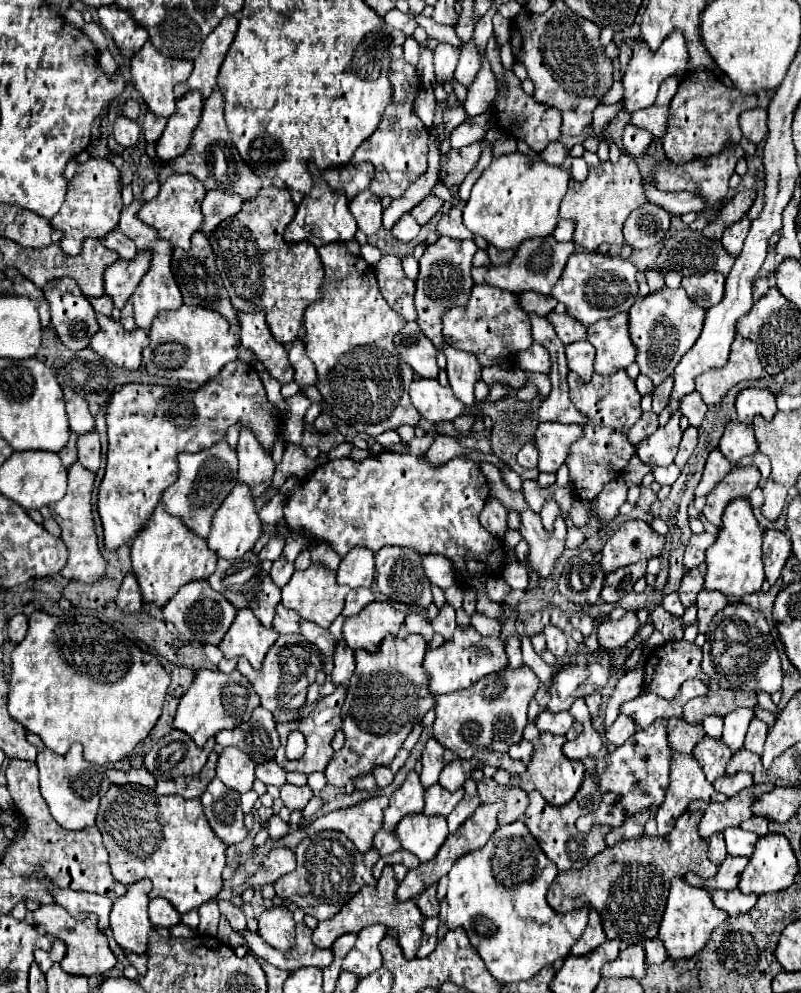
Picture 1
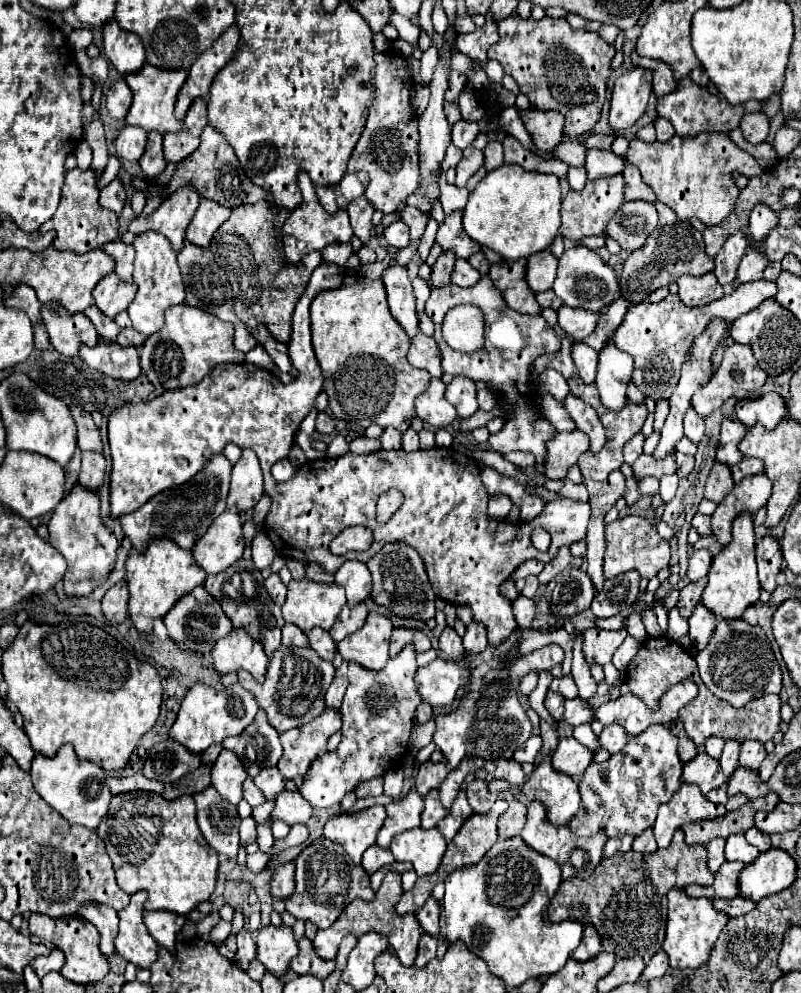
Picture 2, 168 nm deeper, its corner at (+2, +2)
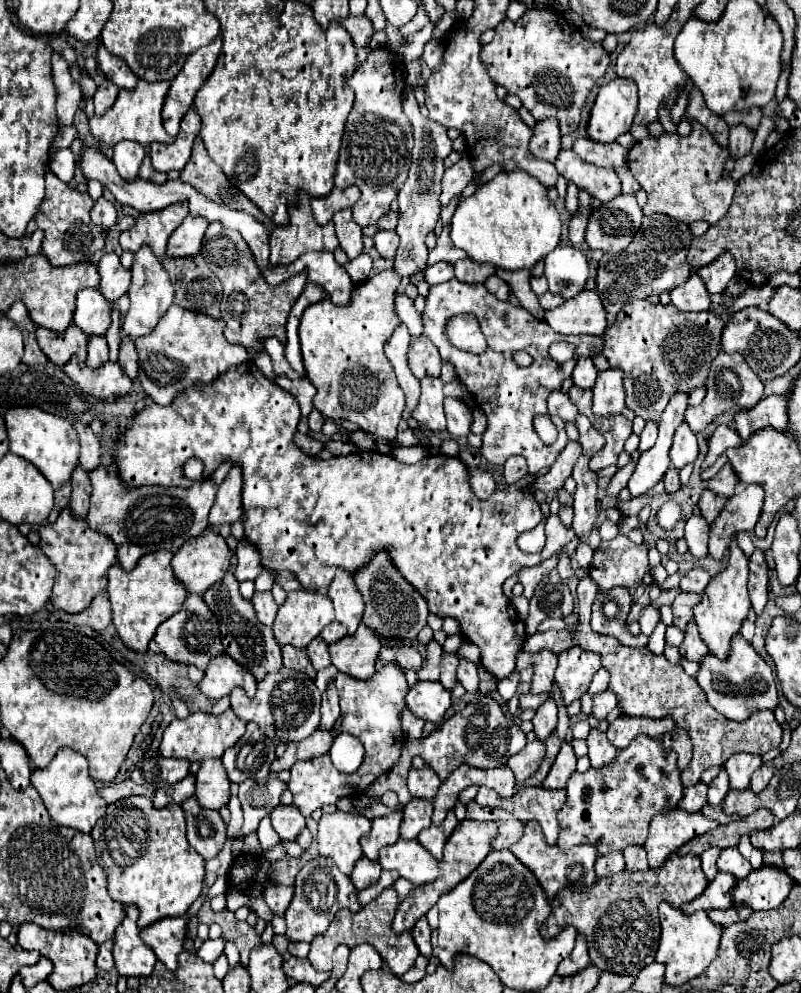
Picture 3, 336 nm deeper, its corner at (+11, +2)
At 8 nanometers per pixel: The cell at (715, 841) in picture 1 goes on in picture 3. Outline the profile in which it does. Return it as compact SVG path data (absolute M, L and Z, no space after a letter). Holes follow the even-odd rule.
M710 847L710 849L706 849L706 851L700 855L702 871L704 871L704 875L706 875L708 881L714 879L714 873L718 873L718 869L716 869L716 859L718 859L718 855L720 855L720 849L718 849L718 847Z

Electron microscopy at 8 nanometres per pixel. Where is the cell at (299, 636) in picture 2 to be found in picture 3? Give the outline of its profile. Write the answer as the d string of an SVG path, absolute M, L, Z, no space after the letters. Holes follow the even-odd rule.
M284 645L280 649L282 649L282 661L284 661L286 667L298 669L298 671L306 671L310 677L314 677L316 671L310 665L306 649L300 649L300 647L294 647L294 645Z

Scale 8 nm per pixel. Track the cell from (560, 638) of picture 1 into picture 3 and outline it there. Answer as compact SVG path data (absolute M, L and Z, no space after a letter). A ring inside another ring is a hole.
M520 651L516 657L516 673L520 673L526 667L534 667L534 677L532 677L532 693L546 693L550 691L550 685L554 681L554 669L558 665L558 657L552 651L538 651L538 653L528 653Z

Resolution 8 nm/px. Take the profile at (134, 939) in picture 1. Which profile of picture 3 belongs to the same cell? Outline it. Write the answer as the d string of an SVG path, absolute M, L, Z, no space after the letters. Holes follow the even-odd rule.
M126 905L124 919L116 929L112 955L116 961L116 969L124 977L142 977L150 975L156 963L154 951L140 939L138 935L138 907Z

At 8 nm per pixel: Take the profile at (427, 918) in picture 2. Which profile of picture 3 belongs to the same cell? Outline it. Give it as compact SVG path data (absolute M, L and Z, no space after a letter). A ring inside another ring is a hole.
M420 917L418 923L414 925L414 929L410 933L412 933L412 937L414 937L420 953L426 955L426 957L430 957L432 955L432 947L430 947L430 925L428 925L426 917Z

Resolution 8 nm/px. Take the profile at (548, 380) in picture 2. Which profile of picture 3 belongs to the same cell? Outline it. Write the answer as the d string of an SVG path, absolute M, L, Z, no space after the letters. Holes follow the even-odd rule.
M552 391L550 397L548 397L548 413L558 415L562 421L574 423L576 415L578 415L578 409L572 405L572 401L568 399L566 393L562 393L562 391Z

